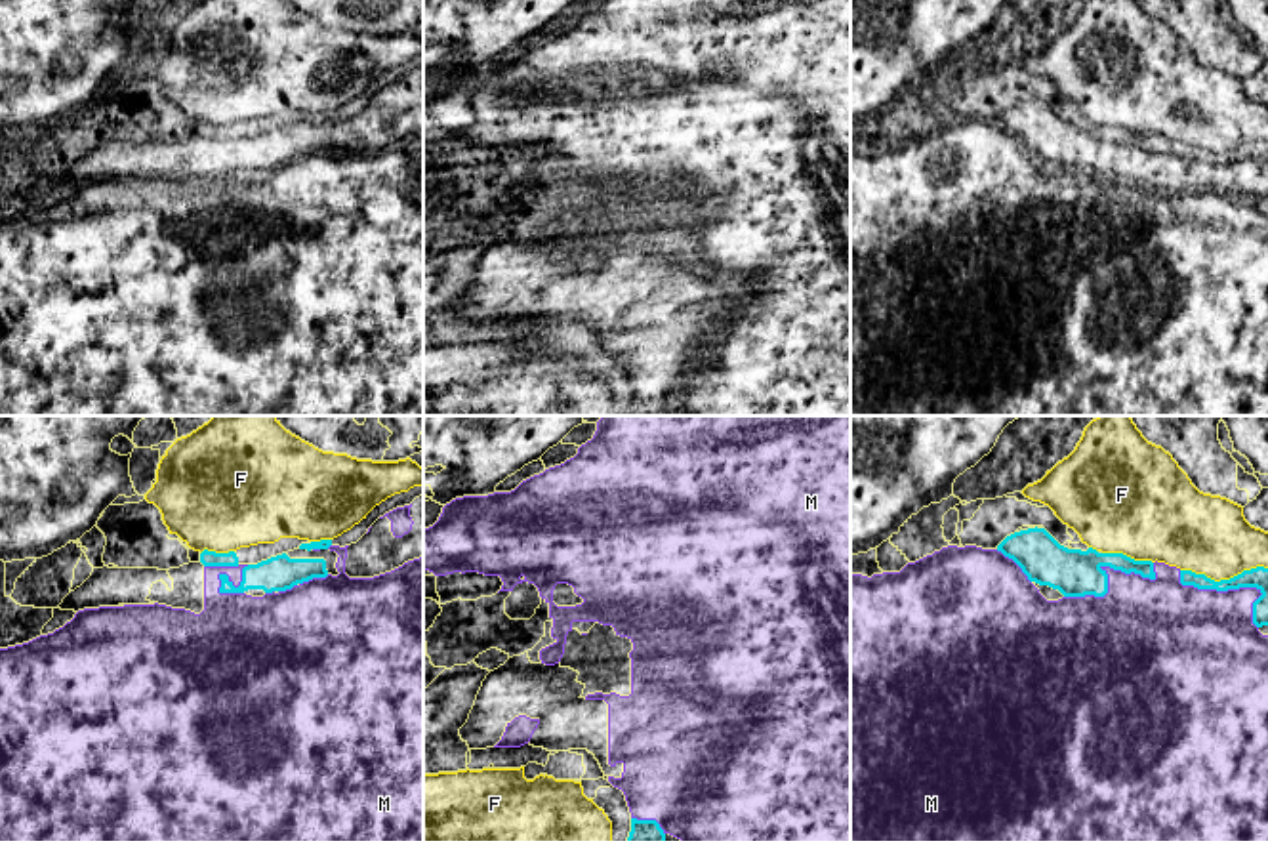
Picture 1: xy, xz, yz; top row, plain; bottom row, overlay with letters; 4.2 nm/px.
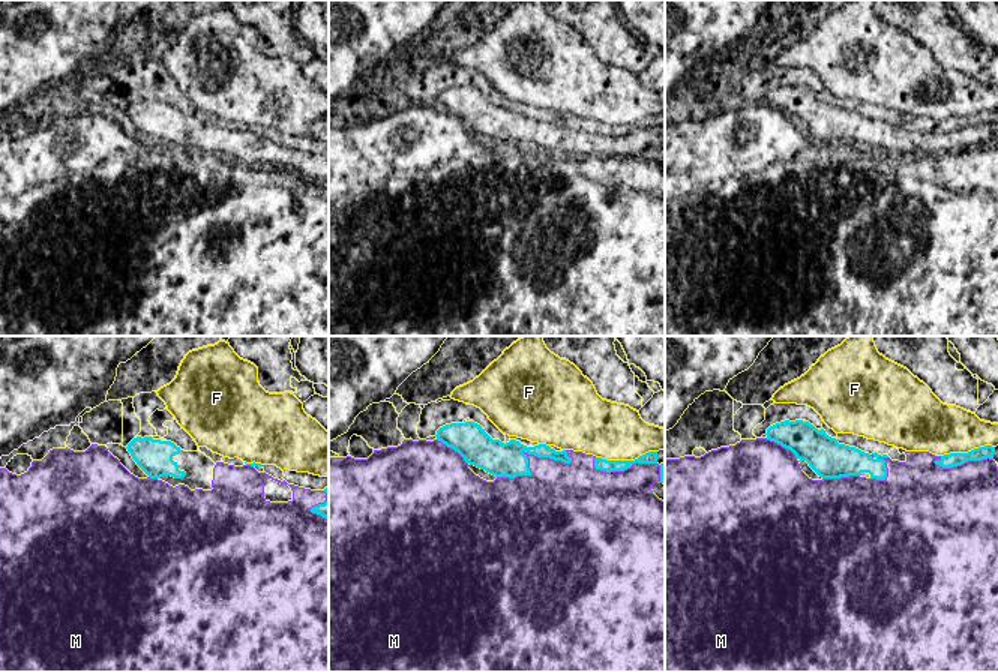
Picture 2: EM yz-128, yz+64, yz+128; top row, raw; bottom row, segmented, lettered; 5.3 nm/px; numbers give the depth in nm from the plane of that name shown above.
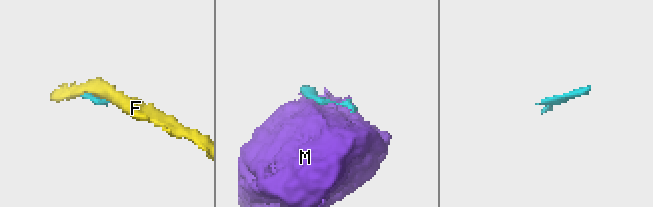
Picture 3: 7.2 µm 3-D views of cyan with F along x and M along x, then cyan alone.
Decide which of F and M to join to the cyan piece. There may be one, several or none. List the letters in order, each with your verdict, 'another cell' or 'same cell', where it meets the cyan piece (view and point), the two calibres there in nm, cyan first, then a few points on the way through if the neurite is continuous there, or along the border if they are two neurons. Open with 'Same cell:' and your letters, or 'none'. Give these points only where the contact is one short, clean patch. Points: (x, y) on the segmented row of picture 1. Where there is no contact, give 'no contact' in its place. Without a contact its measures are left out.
Same cell: none
F: another cell; meets cyan in yz at (1223, 580); 80 nm thick on the cyan side, 340 nm on the other
M: another cell; meets cyan in yz at (1104, 571); 200 nm thick on the cyan side, 360 nm on the other

